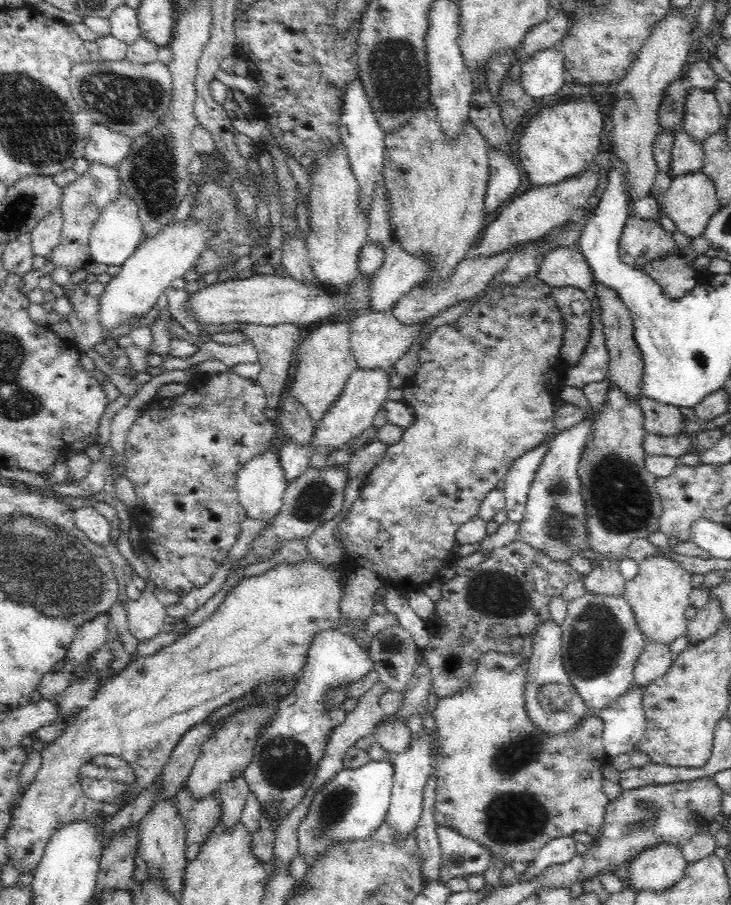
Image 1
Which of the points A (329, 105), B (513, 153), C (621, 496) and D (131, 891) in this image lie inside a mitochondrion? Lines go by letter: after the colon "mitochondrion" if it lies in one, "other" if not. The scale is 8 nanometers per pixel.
A: other
B: other
C: mitochondrion
D: other

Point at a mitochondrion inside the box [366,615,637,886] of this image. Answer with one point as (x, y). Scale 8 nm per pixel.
(512, 818)

